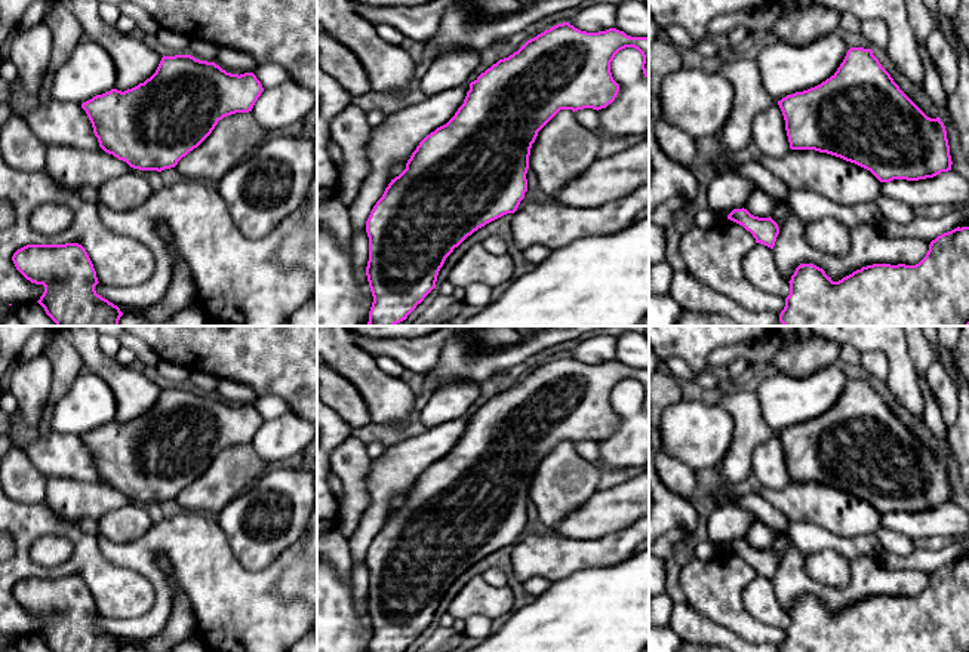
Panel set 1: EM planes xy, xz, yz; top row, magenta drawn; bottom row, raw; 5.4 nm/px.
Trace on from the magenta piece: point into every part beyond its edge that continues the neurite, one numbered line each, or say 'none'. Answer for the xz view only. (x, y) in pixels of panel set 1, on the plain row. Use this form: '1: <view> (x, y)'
none

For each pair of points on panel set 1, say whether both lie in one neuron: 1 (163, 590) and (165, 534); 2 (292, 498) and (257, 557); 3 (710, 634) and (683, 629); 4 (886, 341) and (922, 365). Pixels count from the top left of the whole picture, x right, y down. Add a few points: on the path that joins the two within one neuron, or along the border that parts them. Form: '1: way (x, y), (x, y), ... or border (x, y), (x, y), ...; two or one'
1: way (175, 577), (177, 547); one
2: way (277, 513), (261, 529), (257, 543); one
3: way (704, 631), (689, 629); one
4: border (906, 341), (916, 369); two

